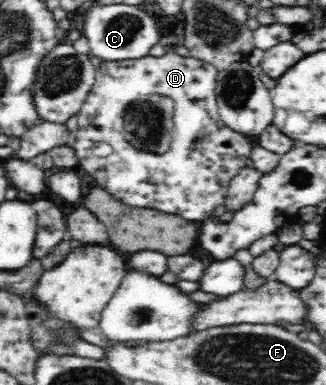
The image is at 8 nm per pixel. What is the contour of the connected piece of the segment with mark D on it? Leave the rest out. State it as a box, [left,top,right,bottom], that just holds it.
[71,51,252,222]

